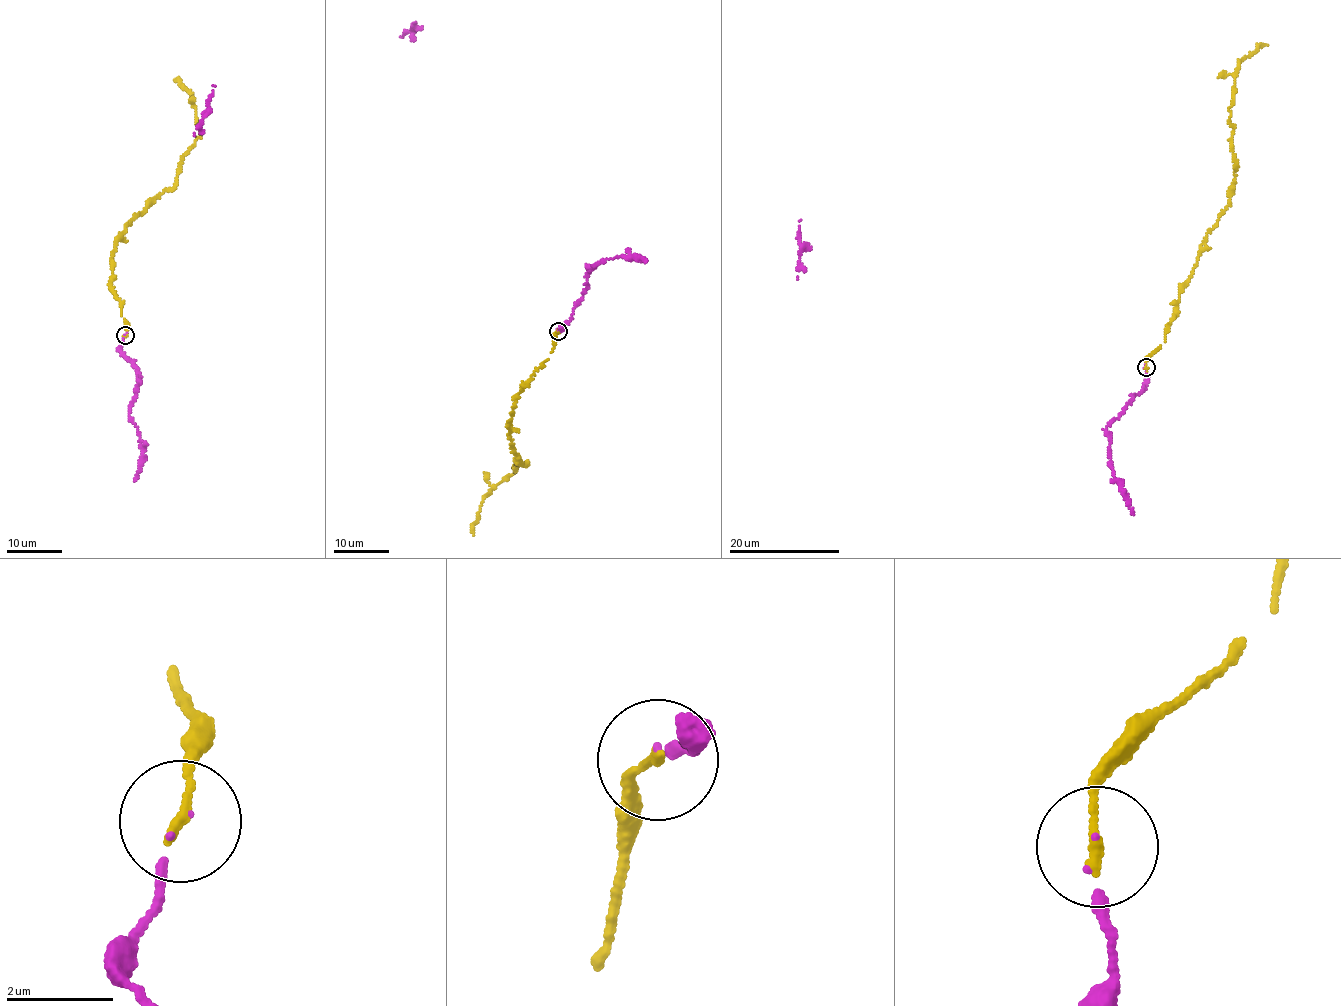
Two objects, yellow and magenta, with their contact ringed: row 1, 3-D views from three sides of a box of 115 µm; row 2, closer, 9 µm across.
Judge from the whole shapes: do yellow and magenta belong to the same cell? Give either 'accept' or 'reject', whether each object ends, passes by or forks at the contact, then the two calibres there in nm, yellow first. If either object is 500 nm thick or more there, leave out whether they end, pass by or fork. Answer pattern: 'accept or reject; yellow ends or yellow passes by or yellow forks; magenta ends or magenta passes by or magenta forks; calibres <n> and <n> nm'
accept; yellow ends; magenta ends; calibres 190 and 40 nm

